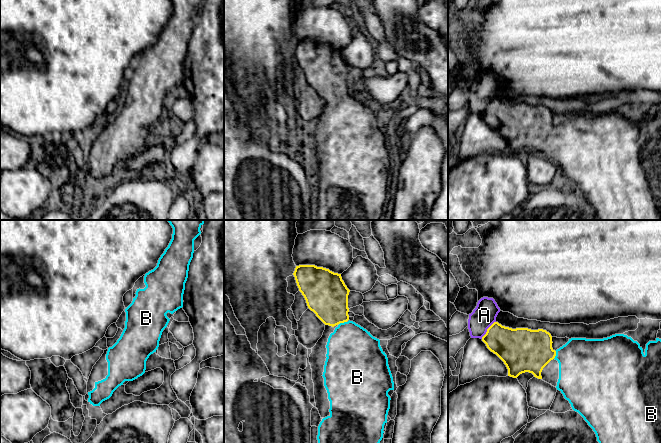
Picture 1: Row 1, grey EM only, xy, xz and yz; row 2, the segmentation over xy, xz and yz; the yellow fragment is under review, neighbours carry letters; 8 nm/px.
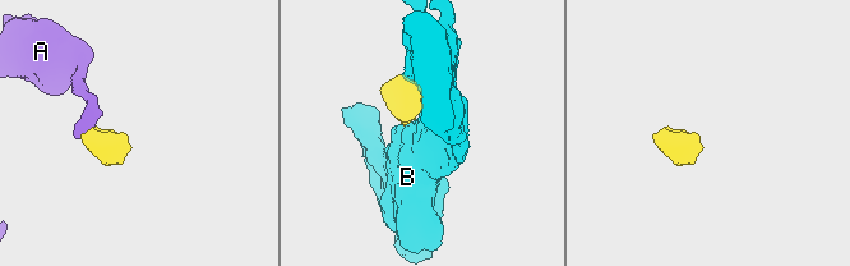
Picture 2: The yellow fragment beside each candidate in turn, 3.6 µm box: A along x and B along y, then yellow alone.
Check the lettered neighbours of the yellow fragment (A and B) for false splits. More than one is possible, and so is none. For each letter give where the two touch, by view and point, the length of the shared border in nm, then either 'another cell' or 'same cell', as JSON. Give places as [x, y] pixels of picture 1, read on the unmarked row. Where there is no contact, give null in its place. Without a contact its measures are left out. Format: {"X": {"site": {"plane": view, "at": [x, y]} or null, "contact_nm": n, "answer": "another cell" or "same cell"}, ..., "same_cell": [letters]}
{"A": {"site": {"plane": "yz", "at": [487, 106]}, "contact_nm": 180, "answer": "another cell"}, "B": {"site": {"plane": "xz", "at": [342, 98]}, "contact_nm": 70, "answer": "same cell"}, "same_cell": ["B"]}

